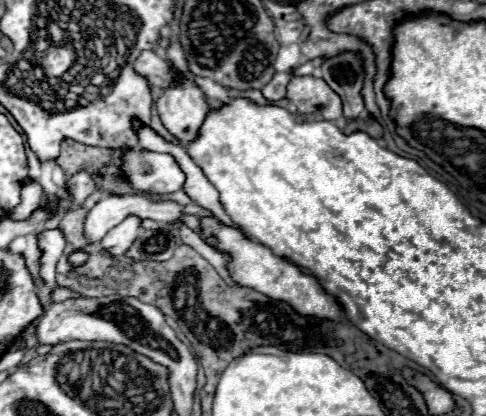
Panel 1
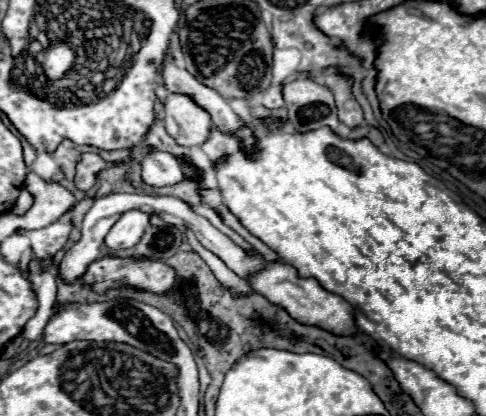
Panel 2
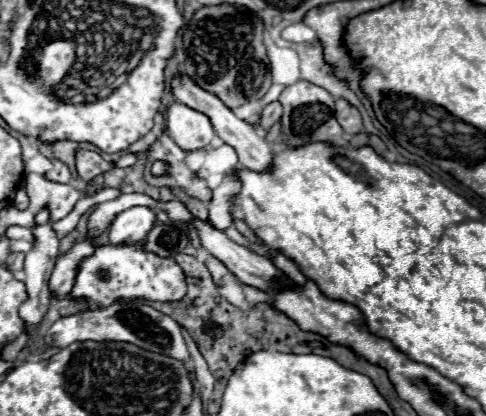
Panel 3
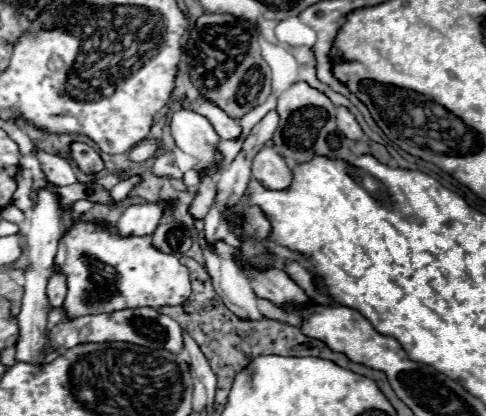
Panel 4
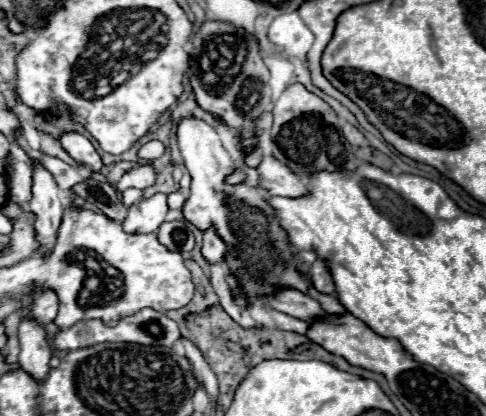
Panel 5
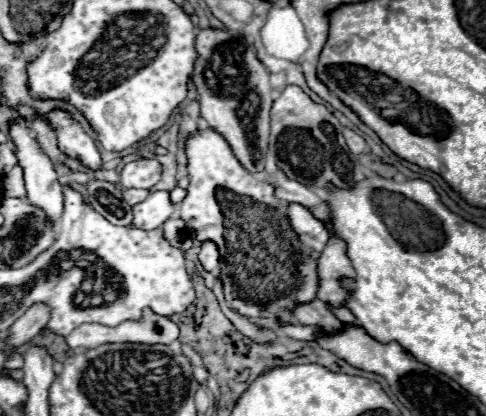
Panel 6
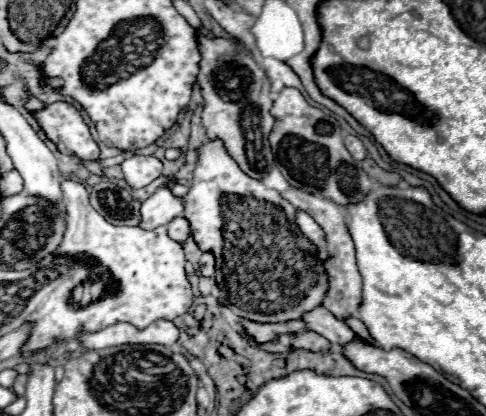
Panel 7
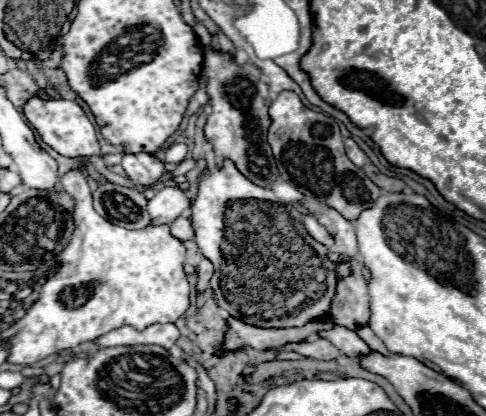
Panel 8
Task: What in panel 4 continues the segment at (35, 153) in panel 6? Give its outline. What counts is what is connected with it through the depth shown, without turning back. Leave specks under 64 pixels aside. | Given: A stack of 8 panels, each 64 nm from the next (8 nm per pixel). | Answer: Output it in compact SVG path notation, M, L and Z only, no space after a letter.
M44 188L38 192L34 208L26 212L24 224L20 224L20 232L28 240L28 250L26 250L26 284L24 284L24 296L22 296L22 308L18 314L18 324L20 324L20 340L16 344L16 360L20 362L40 362L36 358L42 358L44 344L46 344L46 316L48 316L48 296L46 296L46 284L54 272L54 256L58 250L58 242L64 236L66 230L66 218L60 212L60 204L56 200L56 194L52 188Z

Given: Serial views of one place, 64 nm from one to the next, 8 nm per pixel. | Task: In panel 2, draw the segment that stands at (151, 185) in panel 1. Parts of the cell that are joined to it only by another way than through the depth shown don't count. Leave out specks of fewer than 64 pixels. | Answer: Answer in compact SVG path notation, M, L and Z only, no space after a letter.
M150 152L140 162L142 168L142 182L154 188L162 186L174 186L182 182L184 174L180 168L180 162L168 154L168 152Z

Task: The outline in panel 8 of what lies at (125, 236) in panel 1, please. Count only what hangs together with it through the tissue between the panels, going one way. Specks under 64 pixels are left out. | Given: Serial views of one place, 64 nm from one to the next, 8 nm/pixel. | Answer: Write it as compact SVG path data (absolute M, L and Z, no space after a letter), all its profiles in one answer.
M164 186L156 192L152 200L148 200L148 216L150 224L172 224L178 216L186 214L190 208L188 196L178 186Z

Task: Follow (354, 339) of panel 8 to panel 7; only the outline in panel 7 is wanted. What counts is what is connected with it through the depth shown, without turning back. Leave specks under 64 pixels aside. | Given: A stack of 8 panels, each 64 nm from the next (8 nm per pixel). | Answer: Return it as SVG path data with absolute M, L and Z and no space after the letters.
M316 306L314 310L302 314L302 322L306 322L306 328L310 328L310 330L322 334L324 338L328 338L334 346L346 344L354 336L354 332L346 326L346 322L338 320L324 306Z

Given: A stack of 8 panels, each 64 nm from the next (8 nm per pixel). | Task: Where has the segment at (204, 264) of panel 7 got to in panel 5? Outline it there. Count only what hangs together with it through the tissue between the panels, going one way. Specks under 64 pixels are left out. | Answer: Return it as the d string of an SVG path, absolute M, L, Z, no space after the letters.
M210 226L206 228L204 232L204 246L202 246L202 256L208 260L208 262L220 262L222 256L226 252L226 244L224 240L216 234L216 228Z

